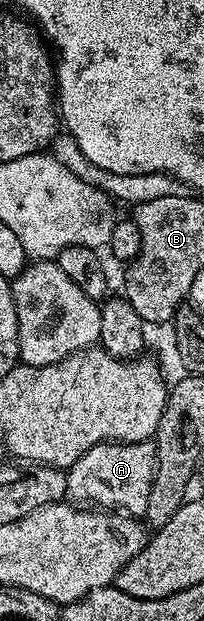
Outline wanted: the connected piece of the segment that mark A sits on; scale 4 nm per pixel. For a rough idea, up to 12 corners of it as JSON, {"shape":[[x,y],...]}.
{"shape":[[105,441],[66,470],[67,497],[136,519],[151,441]]}

